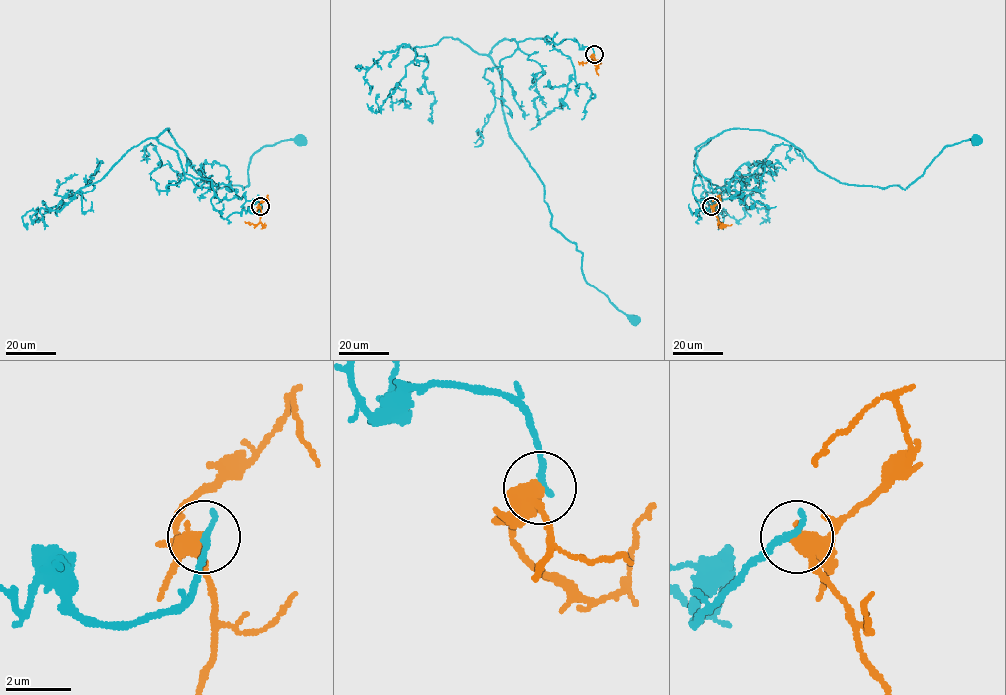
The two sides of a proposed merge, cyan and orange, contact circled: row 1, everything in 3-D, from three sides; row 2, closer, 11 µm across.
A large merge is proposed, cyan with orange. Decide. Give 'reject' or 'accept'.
accept

